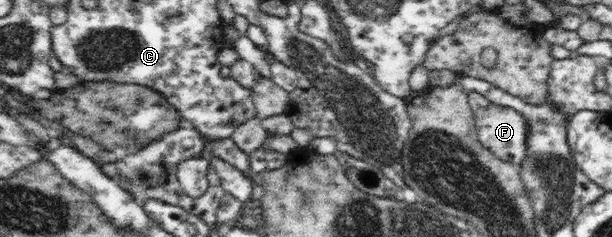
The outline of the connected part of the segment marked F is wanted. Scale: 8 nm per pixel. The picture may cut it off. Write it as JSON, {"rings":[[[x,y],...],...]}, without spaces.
{"rings":[[[470,91],[467,93],[468,102],[473,112],[477,138],[483,147],[490,150],[496,157],[505,162],[520,165],[526,157],[526,121],[514,109],[495,105],[486,100],[480,93]]]}

